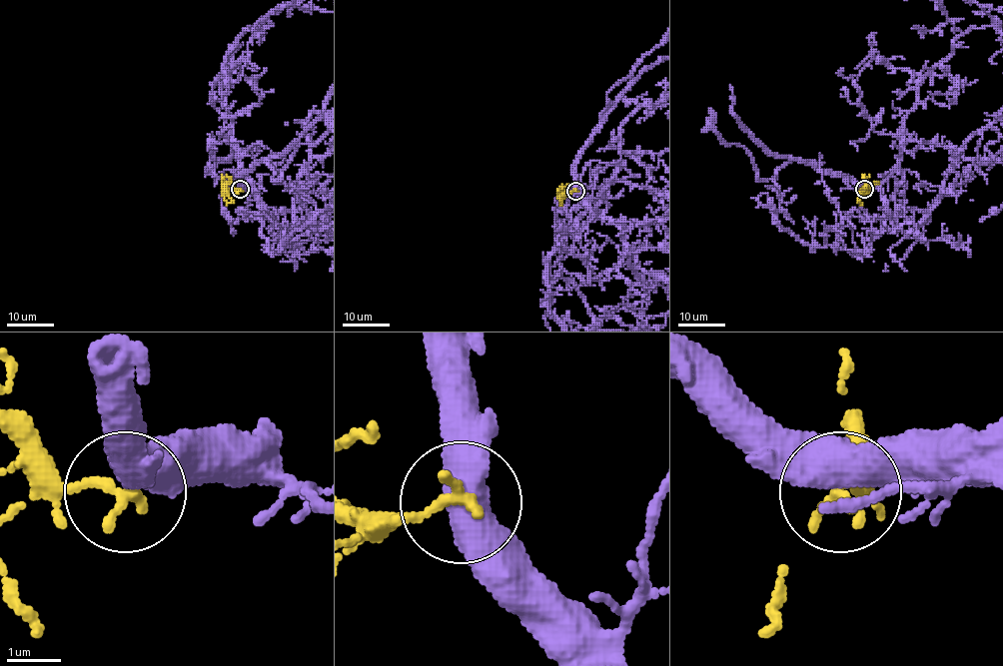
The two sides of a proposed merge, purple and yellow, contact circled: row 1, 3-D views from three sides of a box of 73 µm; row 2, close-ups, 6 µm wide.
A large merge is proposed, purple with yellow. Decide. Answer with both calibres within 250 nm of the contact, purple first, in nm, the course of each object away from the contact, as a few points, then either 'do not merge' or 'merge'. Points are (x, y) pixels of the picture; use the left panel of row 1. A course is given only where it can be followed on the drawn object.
550/240 nm | purple via (240, 189), (240, 176), (259, 161), (264, 161), (277, 180), (301, 144), (314, 144) | yellow via (240, 189), (226, 184), (223, 196), (227, 205) | do not merge

